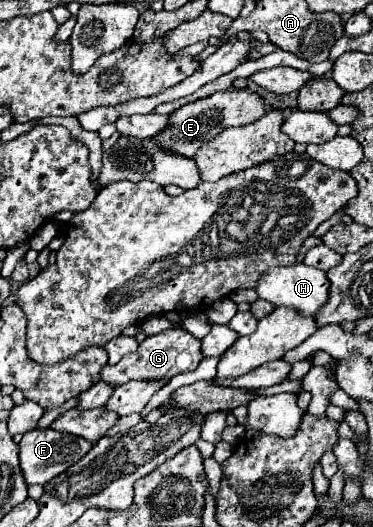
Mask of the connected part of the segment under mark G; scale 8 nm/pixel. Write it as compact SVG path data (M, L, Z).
M182 326L164 330L160 334L148 336L144 342L140 342L138 350L134 354L124 356L118 364L106 364L102 368L100 380L110 382L112 386L122 386L128 380L170 380L176 374L192 372L198 368L198 364L204 360L200 340L194 338L190 332L186 332Z

